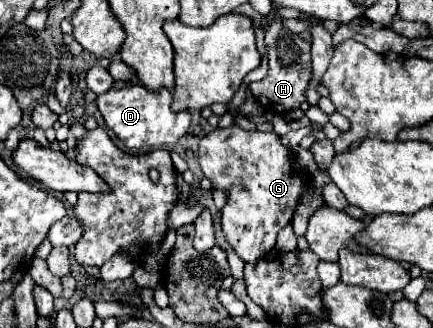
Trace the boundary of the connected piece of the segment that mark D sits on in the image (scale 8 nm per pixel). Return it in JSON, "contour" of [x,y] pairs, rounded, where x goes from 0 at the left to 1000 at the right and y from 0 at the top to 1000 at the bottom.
{"contour":[[[268,247],[245,284],[222,296],[222,320],[245,369],[245,381],[268,405],[268,418],[296,454],[328,454],[356,442],[402,442],[439,387],[439,345],[402,345],[393,332],[397,284],[388,271],[351,277],[333,259],[309,259],[296,247]]]}

